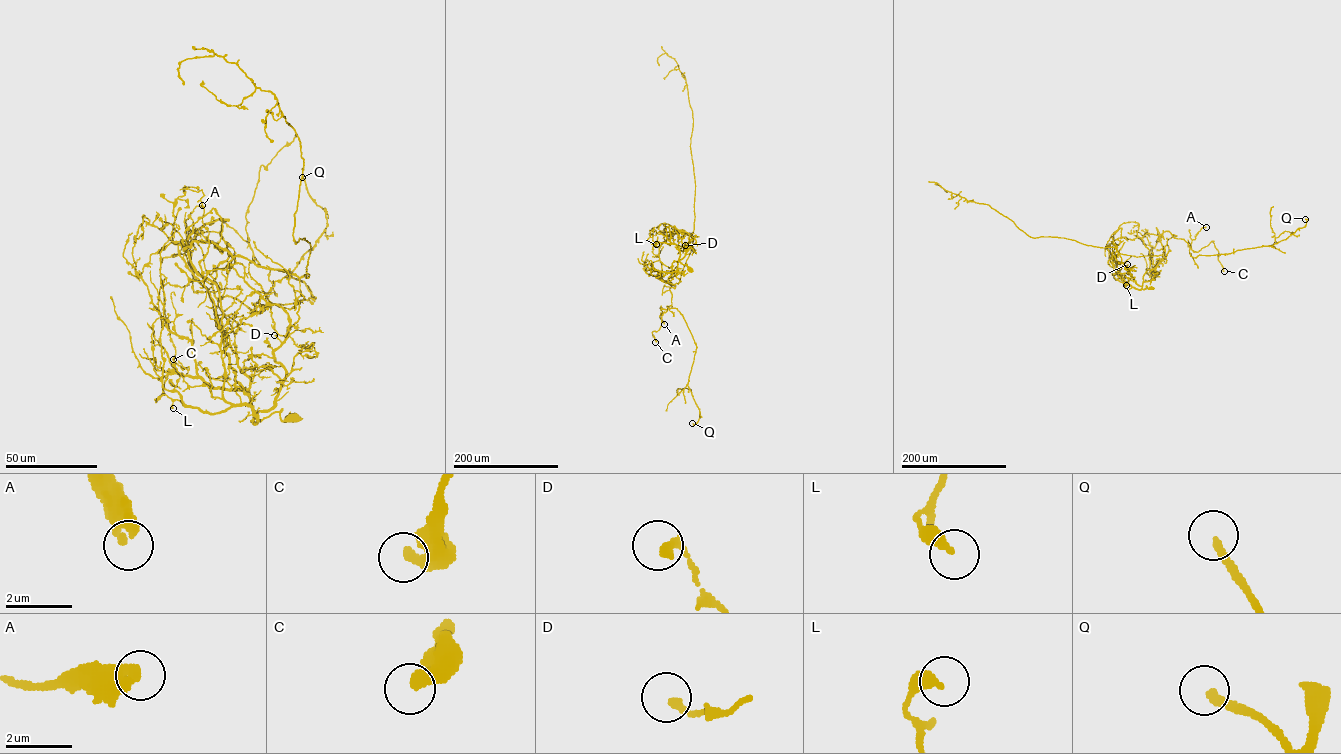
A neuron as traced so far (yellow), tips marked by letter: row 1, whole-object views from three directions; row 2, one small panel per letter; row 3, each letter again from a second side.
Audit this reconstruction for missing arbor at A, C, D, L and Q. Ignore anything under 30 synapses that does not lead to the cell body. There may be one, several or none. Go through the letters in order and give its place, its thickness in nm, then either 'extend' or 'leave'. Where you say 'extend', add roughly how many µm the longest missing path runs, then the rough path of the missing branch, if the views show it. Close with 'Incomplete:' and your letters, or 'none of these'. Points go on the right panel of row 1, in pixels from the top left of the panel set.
A: at (1206, 227); 440 nm thick; leave
C: at (1224, 271); 420 nm thick; leave
D: at (1127, 264); 240 nm thick; leave
L: at (1126, 285); 360 nm thick; leave
Q: at (1305, 219); 240 nm thick; leave
Incomplete: none of these

